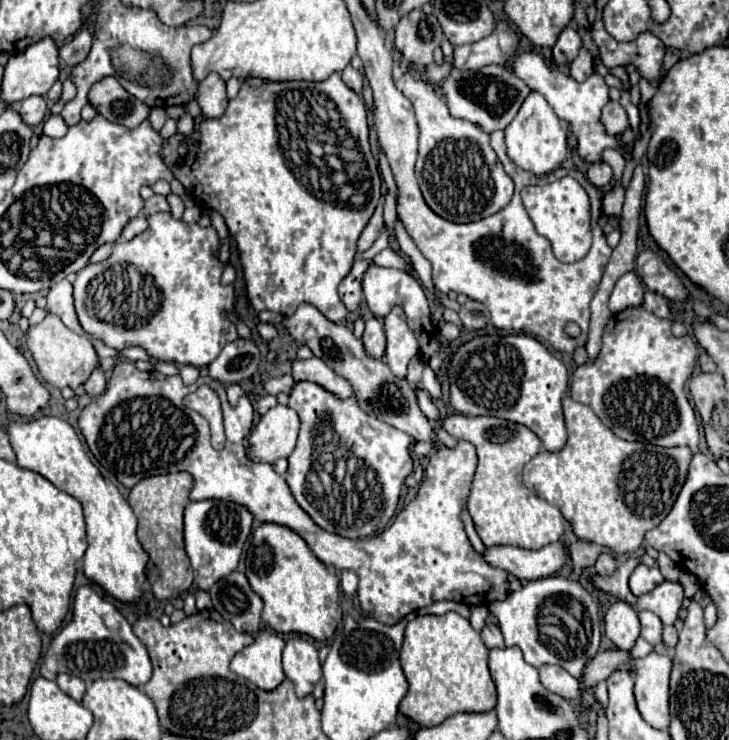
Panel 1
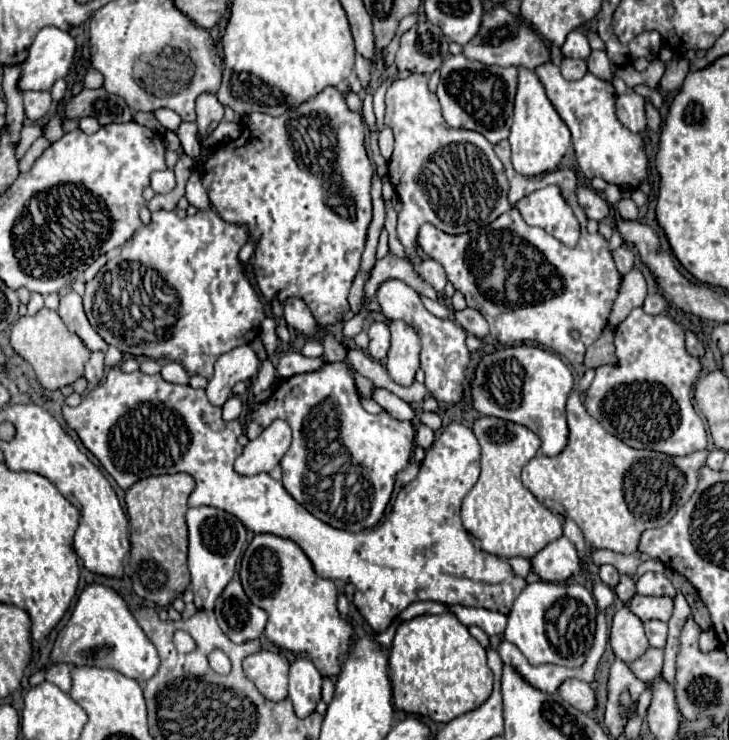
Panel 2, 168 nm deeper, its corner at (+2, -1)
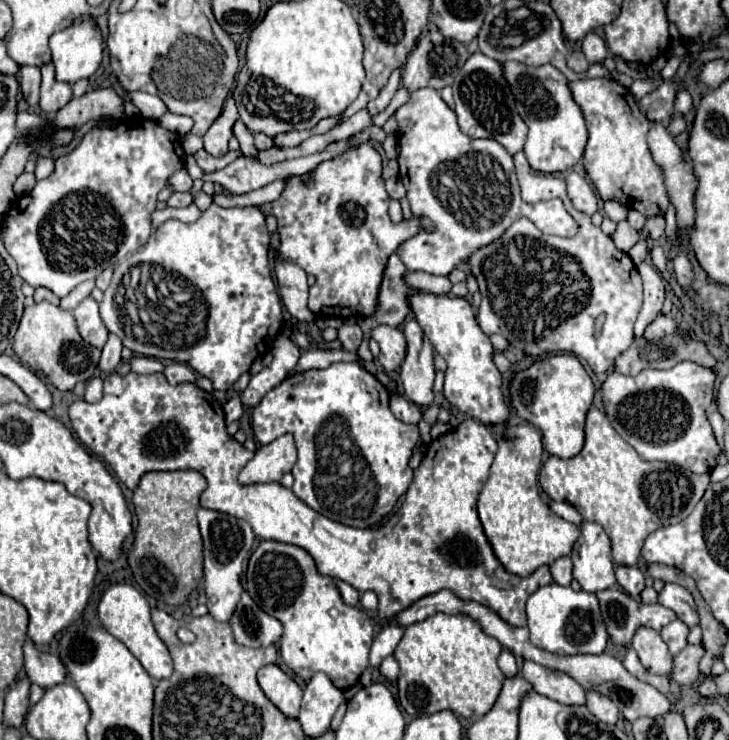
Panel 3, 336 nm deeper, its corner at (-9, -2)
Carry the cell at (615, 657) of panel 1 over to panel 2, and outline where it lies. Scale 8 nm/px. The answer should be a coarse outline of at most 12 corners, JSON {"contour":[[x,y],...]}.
{"contour":[[647,648],[629,664],[643,682],[661,674],[661,648]]}

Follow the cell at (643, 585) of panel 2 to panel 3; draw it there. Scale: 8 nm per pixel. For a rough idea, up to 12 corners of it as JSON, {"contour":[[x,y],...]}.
{"contour":[[666,583],[658,603],[672,609],[690,629],[698,625],[694,597]]}

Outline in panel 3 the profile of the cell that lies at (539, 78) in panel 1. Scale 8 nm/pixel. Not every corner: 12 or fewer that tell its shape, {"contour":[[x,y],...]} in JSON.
{"contour":[[612,79],[570,83],[588,125],[584,169],[602,201],[644,217],[668,197],[650,121]]}

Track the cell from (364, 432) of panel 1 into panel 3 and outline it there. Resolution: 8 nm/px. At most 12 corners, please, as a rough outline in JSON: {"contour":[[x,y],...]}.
{"contour":[[358,361],[286,377],[254,409],[292,433],[294,495],[364,529],[412,483],[418,427]]}

